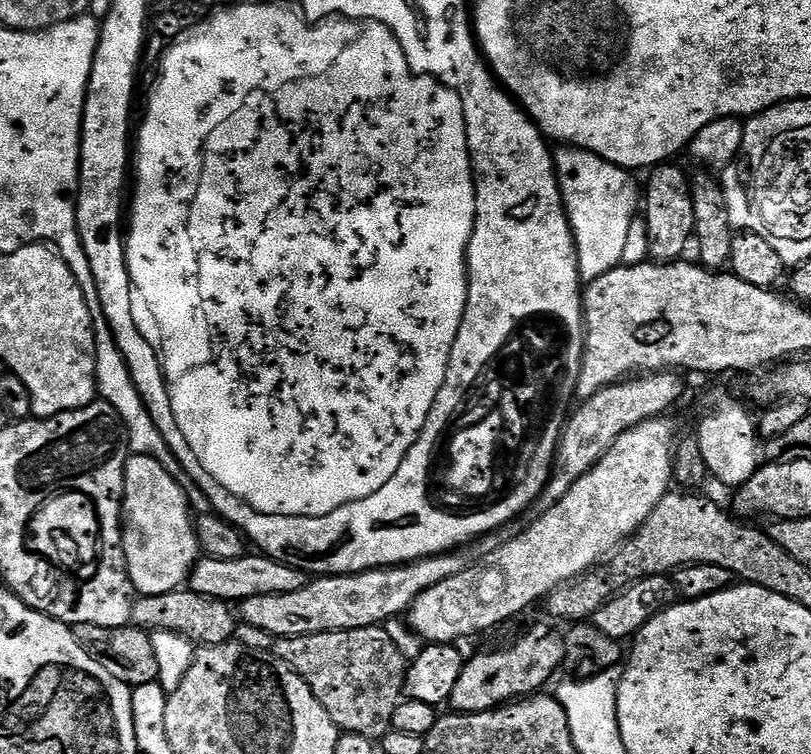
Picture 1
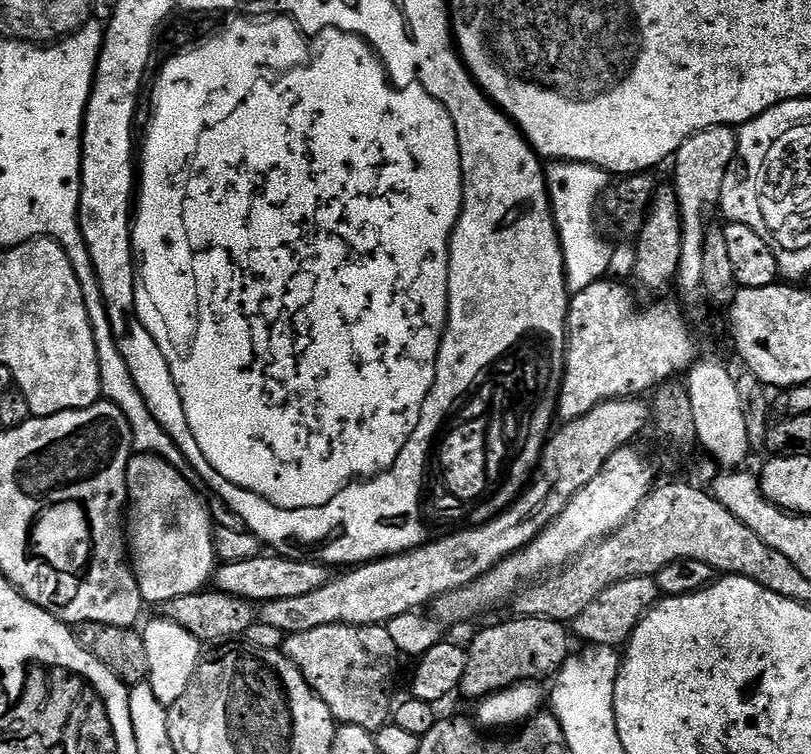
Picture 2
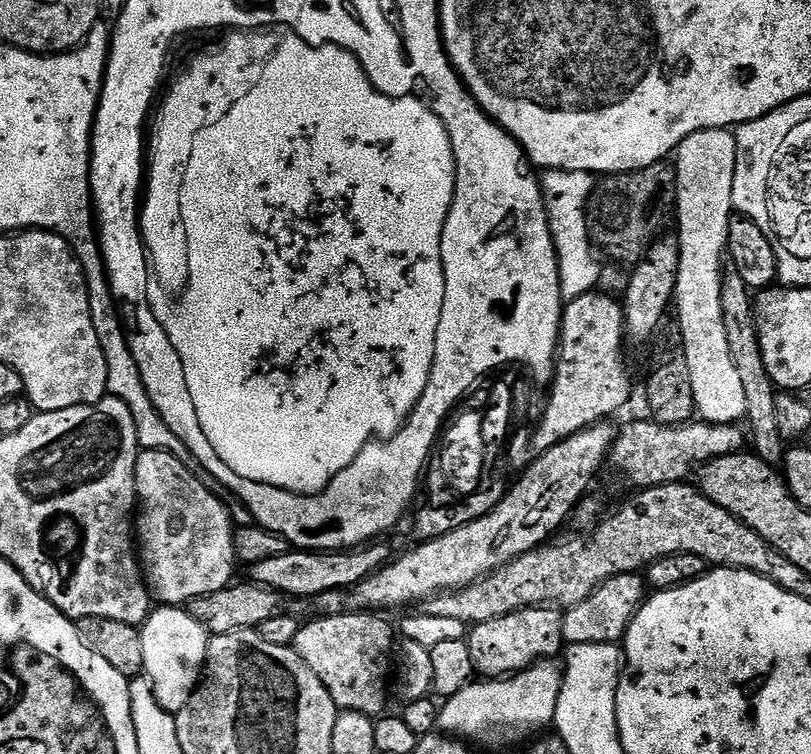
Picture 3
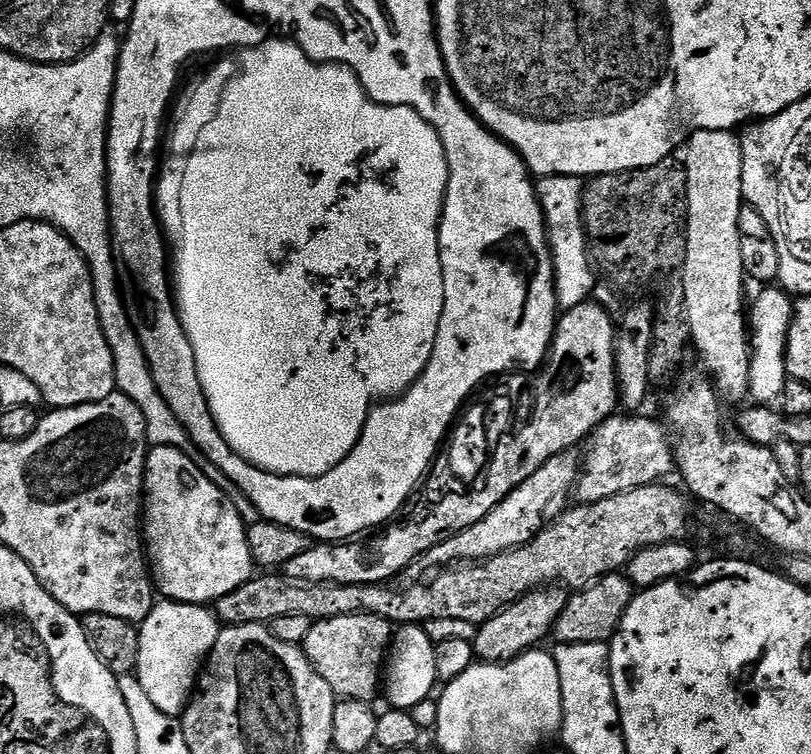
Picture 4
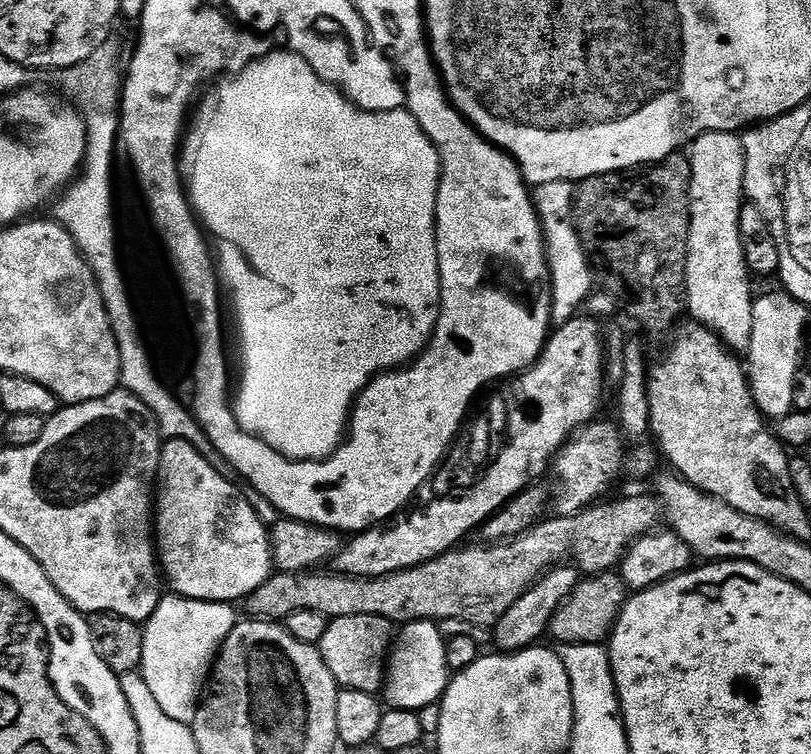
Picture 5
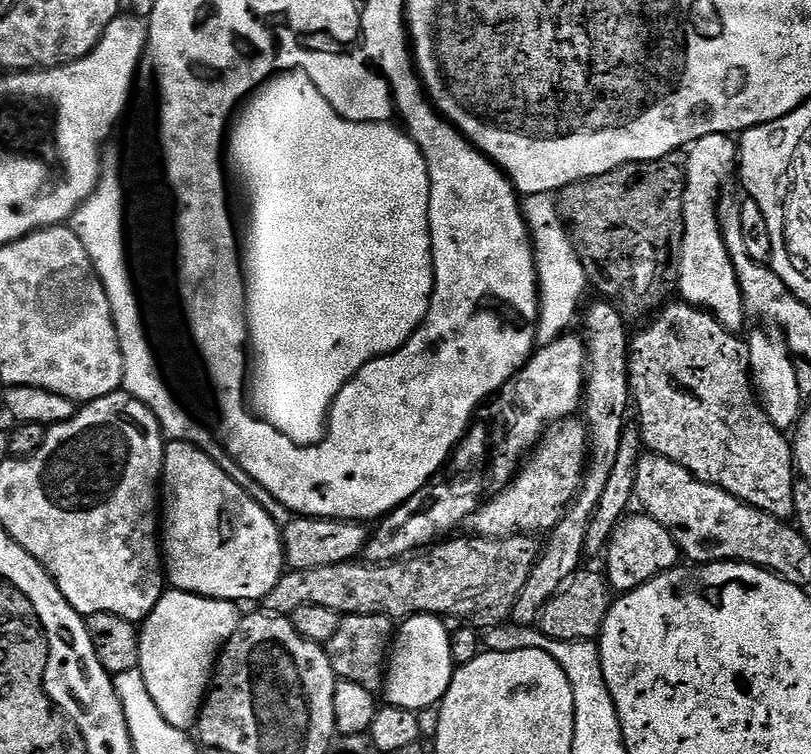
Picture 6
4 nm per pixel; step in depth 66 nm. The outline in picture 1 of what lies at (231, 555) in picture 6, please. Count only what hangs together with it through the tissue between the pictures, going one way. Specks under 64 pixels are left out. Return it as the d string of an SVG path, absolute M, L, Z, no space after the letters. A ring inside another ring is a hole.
M129 455L124 467L124 503L122 505L122 535L120 545L124 547L126 566L133 589L140 596L153 596L177 591L192 574L196 561L201 559L202 549L196 534L196 521L188 505L185 485L174 482L170 473L149 456Z

